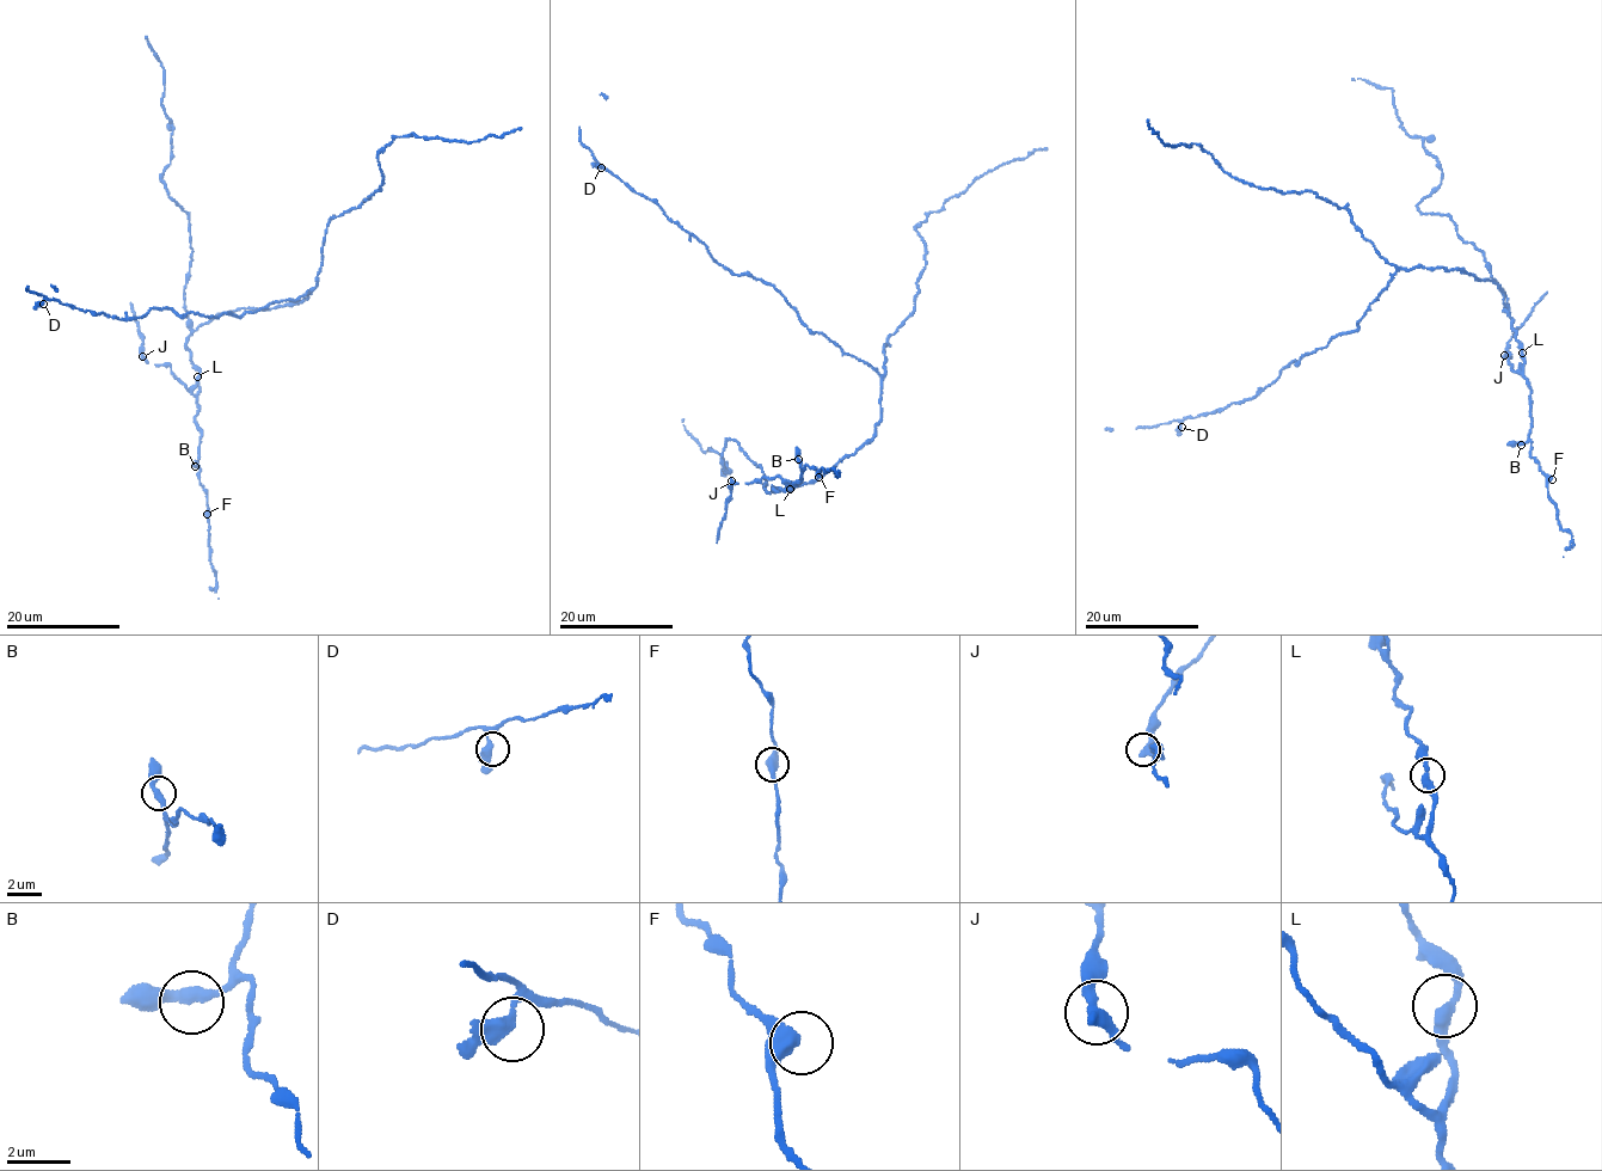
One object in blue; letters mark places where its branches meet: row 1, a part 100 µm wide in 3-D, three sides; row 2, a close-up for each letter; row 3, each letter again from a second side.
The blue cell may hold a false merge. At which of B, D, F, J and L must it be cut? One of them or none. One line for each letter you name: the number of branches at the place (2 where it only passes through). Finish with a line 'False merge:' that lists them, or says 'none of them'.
J: branches 2
False merge: J

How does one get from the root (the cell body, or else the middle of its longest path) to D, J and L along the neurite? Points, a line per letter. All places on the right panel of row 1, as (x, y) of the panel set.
D: (1444, 269), (1399, 269), (1356, 330), (1339, 332), (1325, 347), (1302, 356), (1252, 399), (1186, 418), (1182, 427)
J: (1444, 269), (1498, 284), (1522, 349), (1522, 373), (1510, 369), (1510, 356), (1504, 354)
L: (1444, 269), (1458, 269), (1498, 284), (1522, 353)

